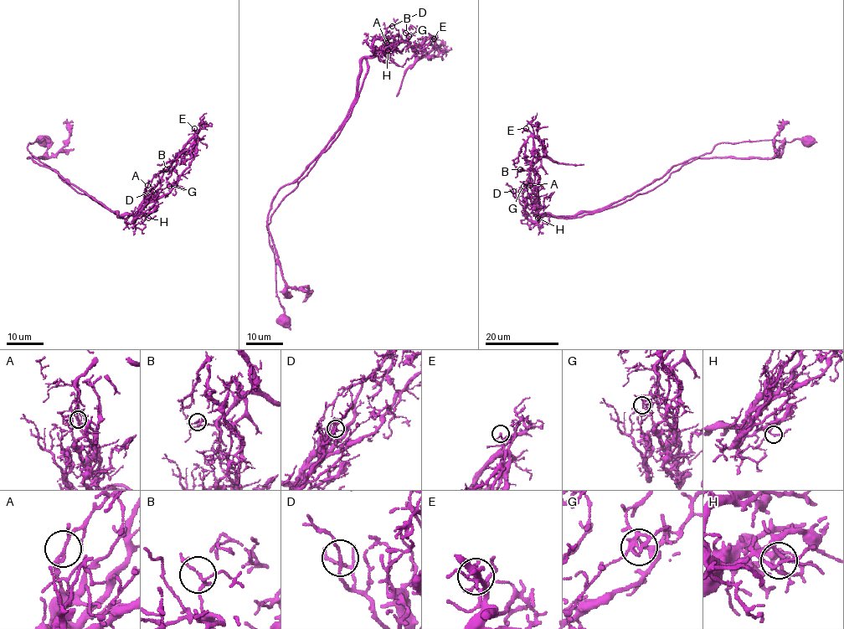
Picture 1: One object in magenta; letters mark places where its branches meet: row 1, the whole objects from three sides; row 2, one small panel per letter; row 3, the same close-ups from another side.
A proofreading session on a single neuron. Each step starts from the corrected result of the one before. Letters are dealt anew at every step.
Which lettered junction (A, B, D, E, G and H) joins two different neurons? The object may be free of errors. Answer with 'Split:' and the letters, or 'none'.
Split: A

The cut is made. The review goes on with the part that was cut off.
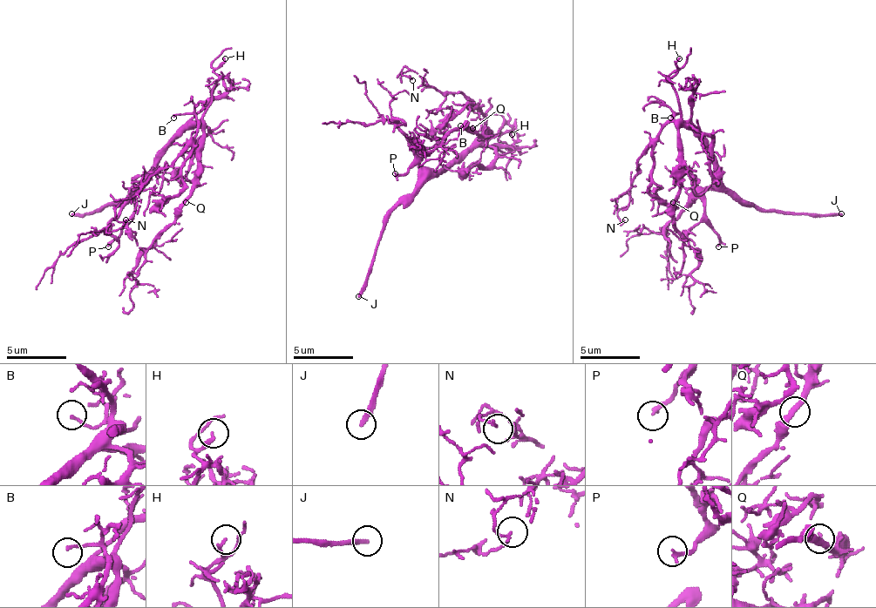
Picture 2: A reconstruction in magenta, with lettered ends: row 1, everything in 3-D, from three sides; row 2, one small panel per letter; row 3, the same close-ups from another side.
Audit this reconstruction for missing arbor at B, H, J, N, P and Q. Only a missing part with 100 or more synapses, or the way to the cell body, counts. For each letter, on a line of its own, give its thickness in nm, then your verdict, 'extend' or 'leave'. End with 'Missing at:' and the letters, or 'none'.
B: calibre 120 nm; leave
H: calibre 190 nm; leave
J: calibre 240 nm; extend
N: calibre 90 nm; leave
P: calibre 200 nm; leave
Q: calibre 300 nm; leave
Missing at: J

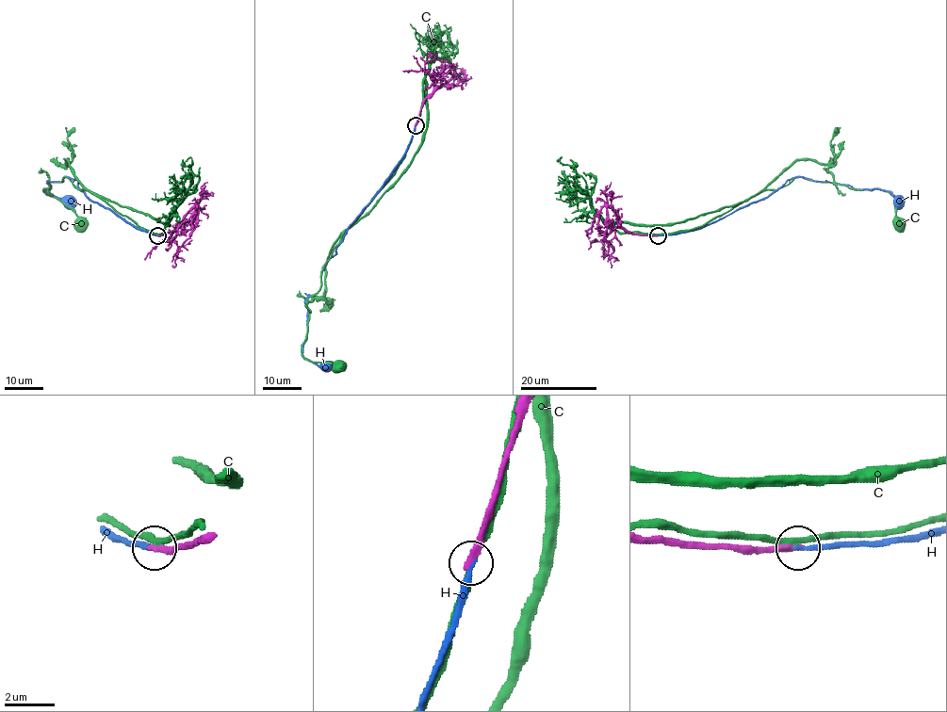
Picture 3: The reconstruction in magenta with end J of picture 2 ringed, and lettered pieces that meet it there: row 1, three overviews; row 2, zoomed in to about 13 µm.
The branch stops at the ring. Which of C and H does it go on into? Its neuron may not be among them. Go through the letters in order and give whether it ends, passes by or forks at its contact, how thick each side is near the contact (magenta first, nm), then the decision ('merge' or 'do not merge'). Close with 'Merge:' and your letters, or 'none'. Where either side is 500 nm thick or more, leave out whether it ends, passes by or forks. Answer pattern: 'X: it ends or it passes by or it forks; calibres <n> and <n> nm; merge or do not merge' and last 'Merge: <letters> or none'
C: it passes by; calibres 320 and 240 nm; do not merge
H: it ends; calibres 280 and 200 nm; merge
Merge: H

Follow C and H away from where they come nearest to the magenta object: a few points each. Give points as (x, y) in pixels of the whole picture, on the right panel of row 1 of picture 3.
C: (657, 235), (707, 223), (764, 190), (777, 189), (800, 177), (860, 190), (887, 190), (894, 198), (897, 222)
H: (658, 235), (701, 229), (796, 177), (883, 189), (897, 202)

